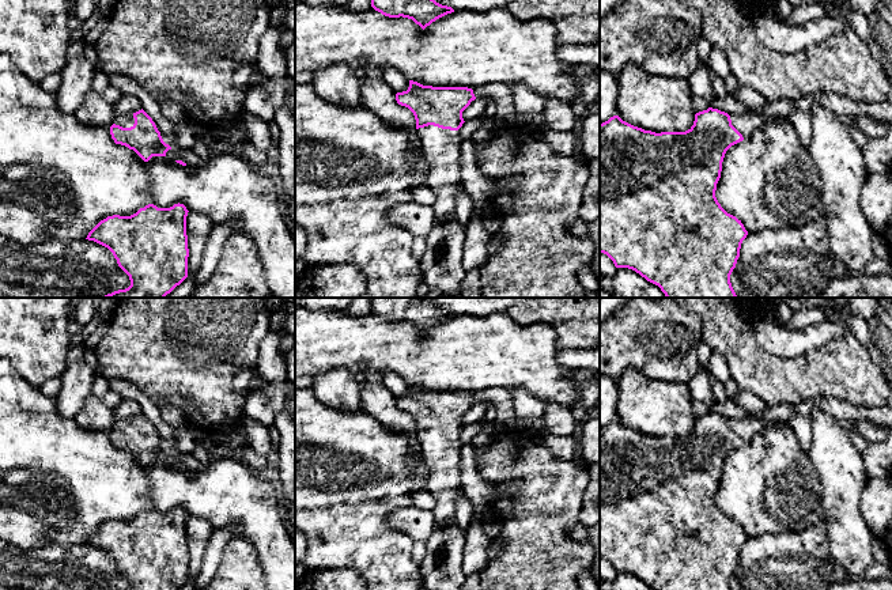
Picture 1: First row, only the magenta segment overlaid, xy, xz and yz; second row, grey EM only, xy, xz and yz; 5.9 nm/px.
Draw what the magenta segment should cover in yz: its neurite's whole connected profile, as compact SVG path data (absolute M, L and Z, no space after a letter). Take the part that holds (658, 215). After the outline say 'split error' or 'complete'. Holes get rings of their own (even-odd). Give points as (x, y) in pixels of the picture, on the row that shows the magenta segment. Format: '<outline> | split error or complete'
M713 107L696 113L693 125L685 132L655 133L634 126L623 121L619 116L613 116L608 121L600 124L600 253L606 254L616 268L632 269L647 281L658 285L666 298L738 298L732 287L730 275L736 268L741 243L747 238L748 231L741 220L727 213L721 207L715 197L715 190L721 178L722 162L726 151L732 145L751 137L756 131L764 129L770 122L791 125L789 116L768 118L755 110L729 116Z | split error

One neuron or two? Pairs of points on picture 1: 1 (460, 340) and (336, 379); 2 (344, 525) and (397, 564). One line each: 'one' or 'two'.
1: two
2: one

